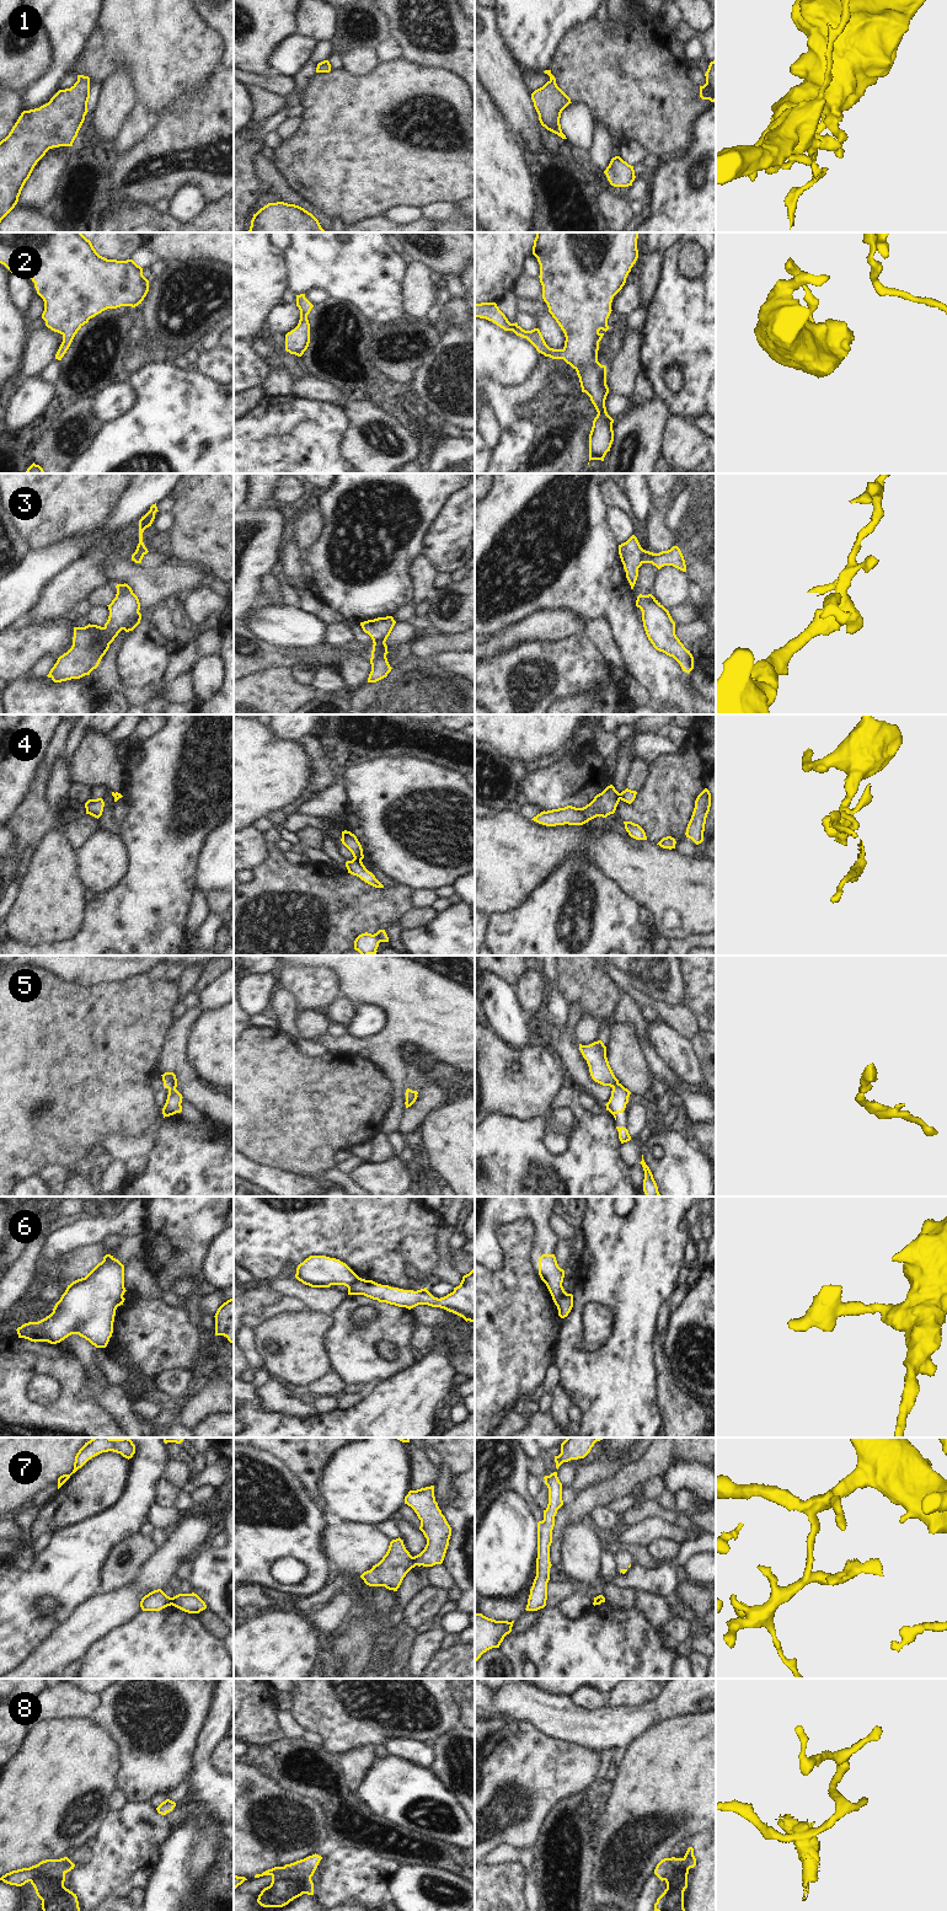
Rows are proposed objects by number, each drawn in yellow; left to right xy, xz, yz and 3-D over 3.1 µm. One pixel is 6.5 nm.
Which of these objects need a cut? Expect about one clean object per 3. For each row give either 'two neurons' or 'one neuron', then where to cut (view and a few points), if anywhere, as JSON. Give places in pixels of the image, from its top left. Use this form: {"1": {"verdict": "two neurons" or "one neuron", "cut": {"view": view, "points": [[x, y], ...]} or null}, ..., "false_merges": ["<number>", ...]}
{"1": {"verdict": "one neuron", "cut": null}, "2": {"verdict": "one neuron", "cut": null}, "3": {"verdict": "two neurons", "cut": {"view": "yz", "points": [[646, 551], [642, 562]]}}, "4": {"verdict": "two neurons", "cut": {"view": "xz", "points": [[354, 857], [360, 861]]}}, "5": {"verdict": "one neuron", "cut": null}, "6": {"verdict": "two neurons", "cut": {"view": "yz", "points": [[565, 1291], [555, 1304]]}}, "7": {"verdict": "two neurons", "cut": {"view": "xz", "points": [[412, 1557], [416, 1564]]}}, "8": {"verdict": "two neurons", "cut": {"view": "xz", "points": [[272, 1874], [285, 1867], [288, 1869], [300, 1869], [310, 1878]]}}, "false_merges": ["3", "4", "6", "7", "8"]}

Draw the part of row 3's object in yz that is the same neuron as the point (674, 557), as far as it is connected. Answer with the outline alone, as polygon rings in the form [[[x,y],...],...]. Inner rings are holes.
[[[673,546],[670,550],[662,551],[659,553],[646,551],[643,555],[643,563],[652,563],[658,569],[664,566],[673,566],[683,572],[686,572],[685,560],[678,546]]]

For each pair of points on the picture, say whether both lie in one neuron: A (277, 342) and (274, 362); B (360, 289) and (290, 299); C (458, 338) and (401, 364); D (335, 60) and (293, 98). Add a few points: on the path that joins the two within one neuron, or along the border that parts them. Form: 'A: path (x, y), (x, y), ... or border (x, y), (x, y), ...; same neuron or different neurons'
A: path (276, 347), (274, 357); same neuron
B: border (289, 289), (295, 296); different neurons
C: border (448, 330), (416, 373); different neurons
D: border (333, 52), (326, 59); different neurons

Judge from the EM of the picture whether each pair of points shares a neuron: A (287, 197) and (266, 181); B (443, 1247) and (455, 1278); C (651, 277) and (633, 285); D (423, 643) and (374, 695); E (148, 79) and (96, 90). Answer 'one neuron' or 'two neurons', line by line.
A: one neuron
B: one neuron
C: two neurons
D: one neuron
E: two neurons

